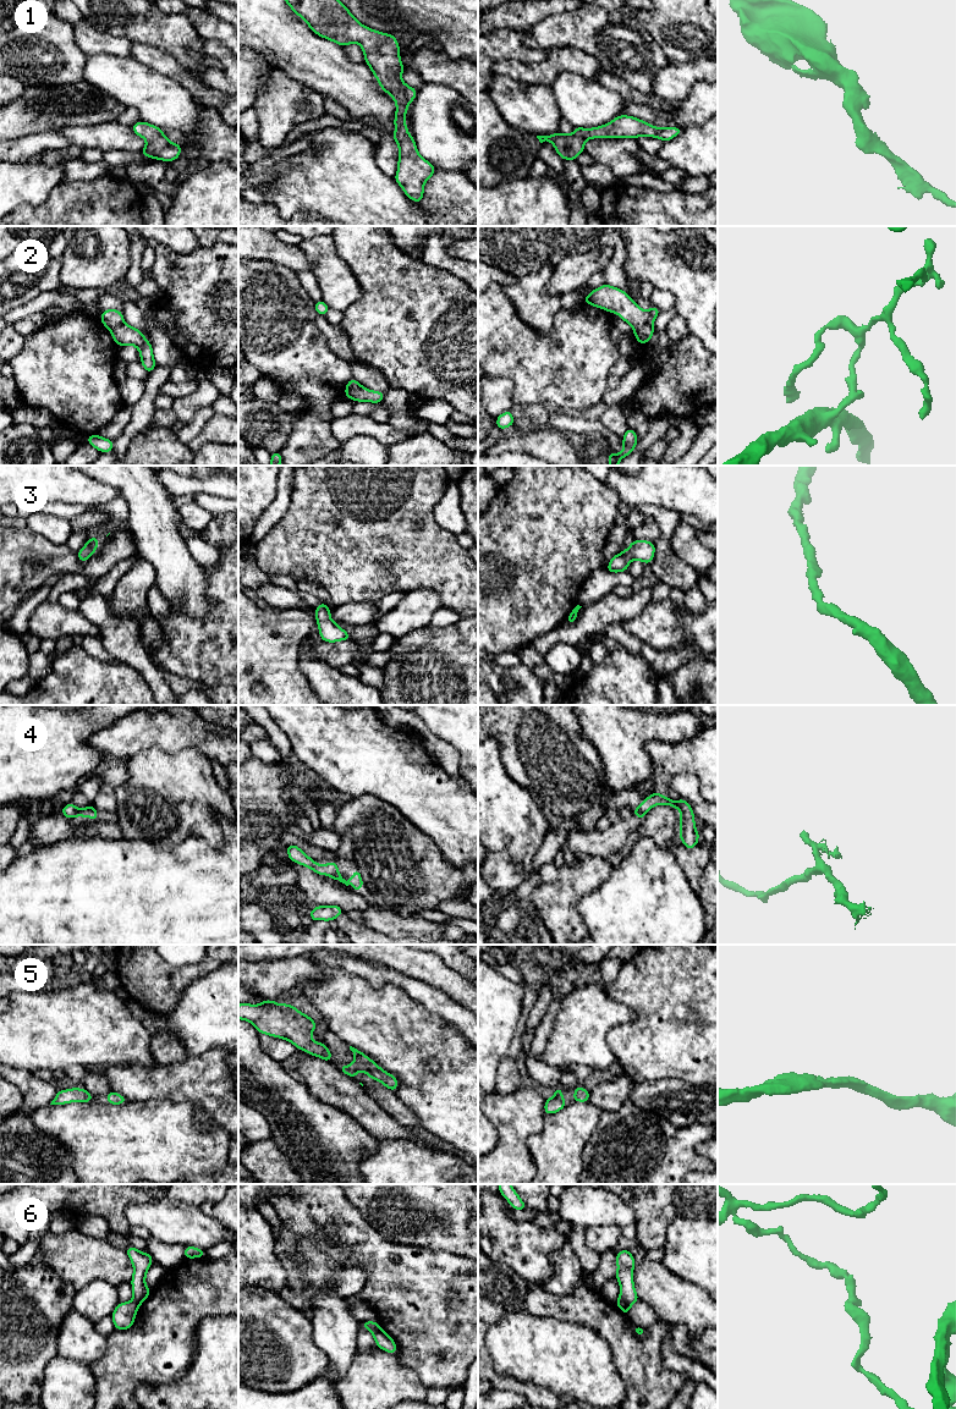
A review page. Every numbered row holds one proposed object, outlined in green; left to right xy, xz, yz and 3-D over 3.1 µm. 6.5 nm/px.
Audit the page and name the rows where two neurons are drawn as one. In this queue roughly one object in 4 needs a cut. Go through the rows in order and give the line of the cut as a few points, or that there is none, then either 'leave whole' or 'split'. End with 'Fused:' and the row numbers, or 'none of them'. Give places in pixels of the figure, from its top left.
1: no cut | leave whole
2: yz (650, 323), (633, 331) | split
3: no cut | leave whole
4: xy (78, 809), (71, 818) | split
5: no cut | leave whole
6: yz (620, 1297), (630, 1306) | split
Fused: 2, 4, 6

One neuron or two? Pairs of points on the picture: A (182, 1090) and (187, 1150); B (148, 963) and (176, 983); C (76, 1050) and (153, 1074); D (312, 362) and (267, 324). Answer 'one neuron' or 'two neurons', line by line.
A: two neurons
B: one neuron
C: two neurons
D: one neuron

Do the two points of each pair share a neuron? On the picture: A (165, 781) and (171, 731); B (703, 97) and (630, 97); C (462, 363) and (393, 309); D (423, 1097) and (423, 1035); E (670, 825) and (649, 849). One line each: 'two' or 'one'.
A: two
B: two
C: one
D: one
E: two

